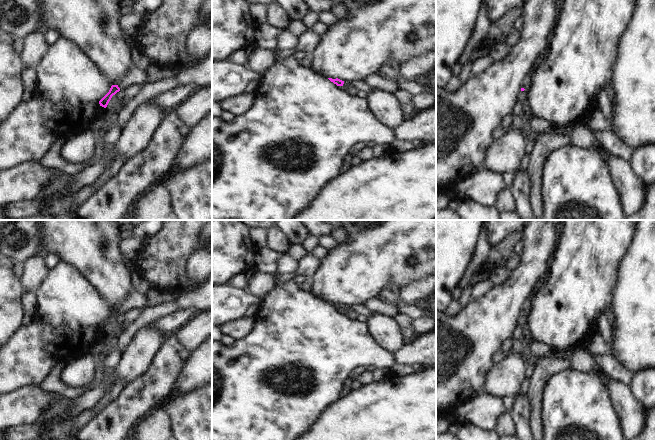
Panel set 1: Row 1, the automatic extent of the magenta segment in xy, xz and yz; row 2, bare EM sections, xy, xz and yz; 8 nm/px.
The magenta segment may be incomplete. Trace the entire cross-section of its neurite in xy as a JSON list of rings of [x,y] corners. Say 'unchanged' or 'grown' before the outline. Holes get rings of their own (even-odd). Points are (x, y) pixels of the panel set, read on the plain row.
grown | [[[134,289],[127,295],[118,309],[112,309],[109,316],[99,325],[100,330],[106,332],[112,320],[120,314],[126,314],[131,309],[138,309],[148,304],[147,297]]]

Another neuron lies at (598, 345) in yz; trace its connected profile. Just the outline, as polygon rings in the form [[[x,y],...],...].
[[[596,332],[592,339],[590,340],[590,344],[588,346],[588,351],[590,354],[595,355],[604,355],[608,351],[608,345],[603,335],[600,332]]]

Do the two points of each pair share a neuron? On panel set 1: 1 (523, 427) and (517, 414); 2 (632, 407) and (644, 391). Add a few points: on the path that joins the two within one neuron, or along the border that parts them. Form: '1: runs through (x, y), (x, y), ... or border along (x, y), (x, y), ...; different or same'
1: runs through (522, 424), (520, 417); same
2: border along (630, 387), (633, 397), (644, 410); different

